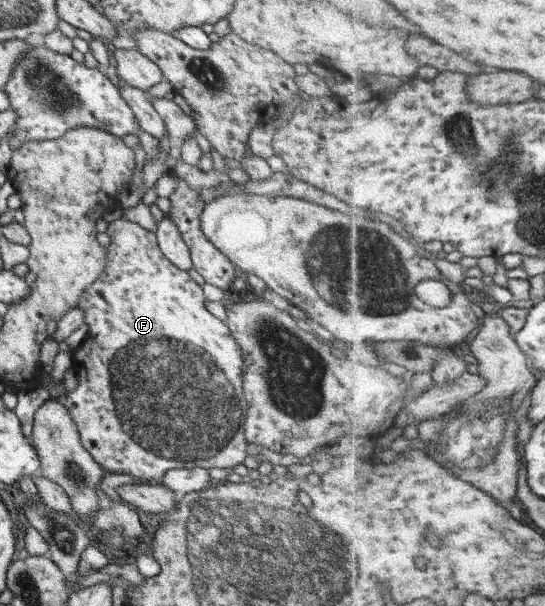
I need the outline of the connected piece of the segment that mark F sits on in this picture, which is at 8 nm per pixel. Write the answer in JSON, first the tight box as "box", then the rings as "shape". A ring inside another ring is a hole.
{"box":[63,217,247,482],"shape":[[[123,217],[108,223],[105,232],[110,242],[104,247],[106,251],[106,264],[100,277],[89,285],[81,294],[75,308],[81,308],[84,313],[84,323],[87,325],[87,336],[79,346],[72,350],[71,368],[78,378],[77,387],[65,393],[63,405],[69,412],[81,445],[93,457],[104,471],[126,473],[133,479],[146,482],[159,479],[169,469],[183,467],[202,467],[209,469],[233,468],[245,459],[247,454],[247,441],[244,438],[244,415],[246,414],[246,401],[242,394],[242,353],[233,336],[224,322],[215,318],[205,308],[201,287],[192,281],[186,271],[176,268],[162,253],[156,244],[154,232],[147,231],[139,224],[133,223]]]}

